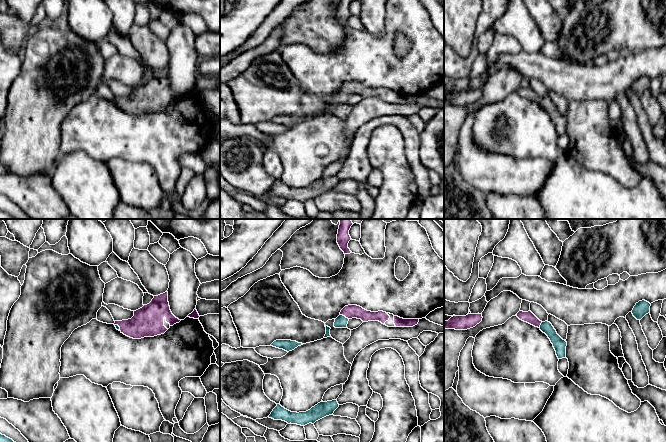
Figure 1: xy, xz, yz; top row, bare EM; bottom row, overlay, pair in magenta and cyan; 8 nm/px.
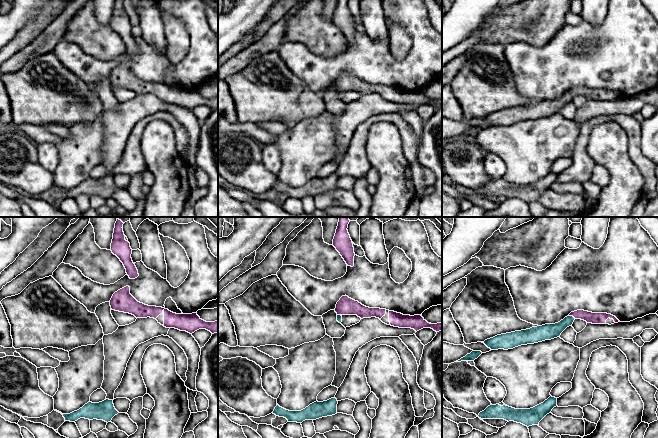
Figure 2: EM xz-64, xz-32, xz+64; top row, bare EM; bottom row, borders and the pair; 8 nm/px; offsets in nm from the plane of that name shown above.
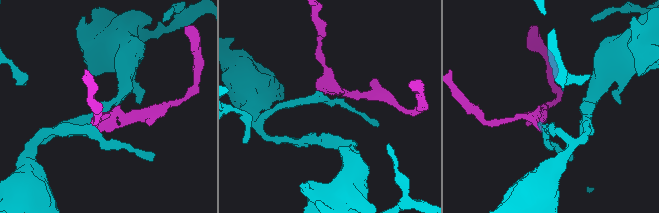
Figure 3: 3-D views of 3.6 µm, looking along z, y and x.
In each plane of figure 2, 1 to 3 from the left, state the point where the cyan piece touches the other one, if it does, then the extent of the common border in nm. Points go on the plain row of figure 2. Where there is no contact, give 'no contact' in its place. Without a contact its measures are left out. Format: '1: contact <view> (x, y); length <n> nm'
1: no contact
2: contact xz-32 (339, 90); length 30 nm
3: contact xz+64 (572, 91); length 60 nm

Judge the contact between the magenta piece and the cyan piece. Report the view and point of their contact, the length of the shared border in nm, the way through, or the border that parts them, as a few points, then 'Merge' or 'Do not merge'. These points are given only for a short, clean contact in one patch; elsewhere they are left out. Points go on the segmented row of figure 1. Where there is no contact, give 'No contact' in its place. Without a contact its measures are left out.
Touches magenta at xz (344, 315). Shared border 80 nm. Path across: xz (351, 311), (344, 315), (341, 321). Merge

